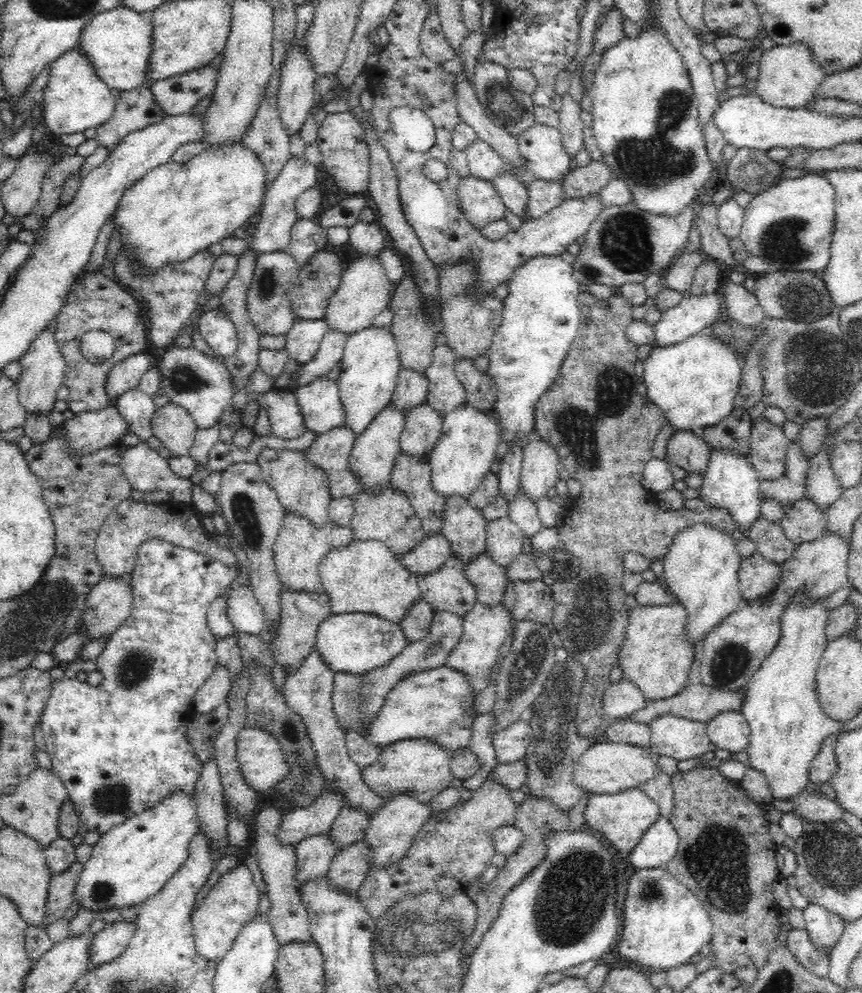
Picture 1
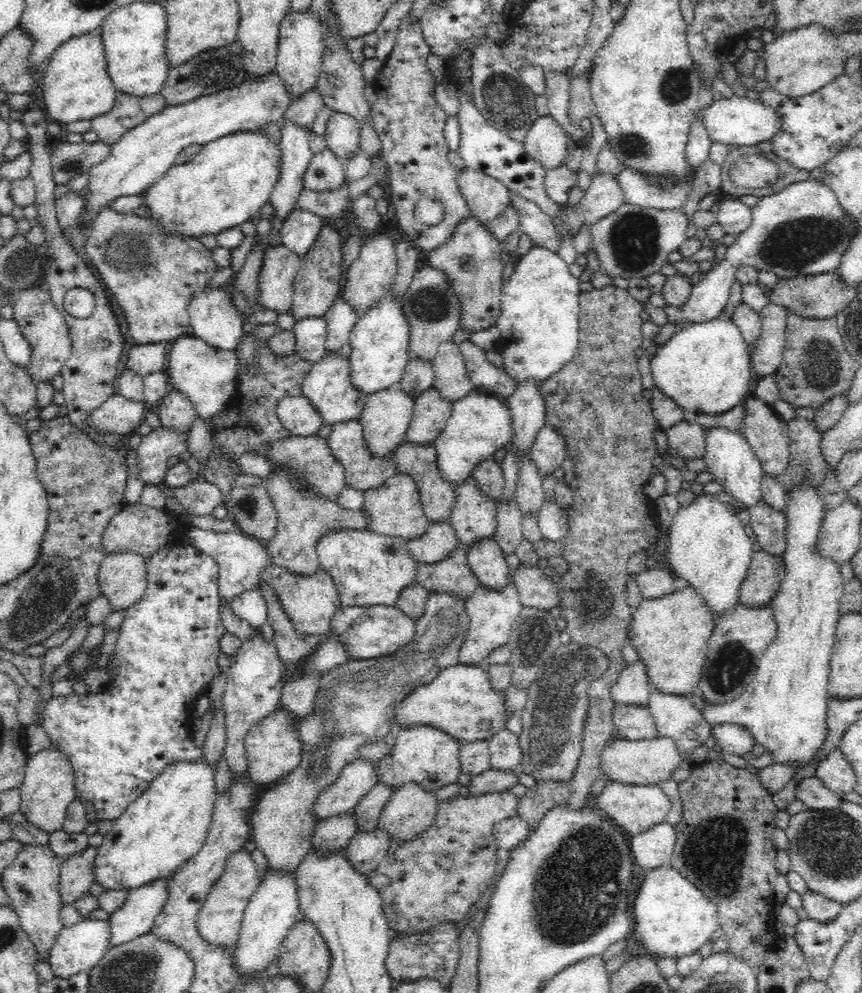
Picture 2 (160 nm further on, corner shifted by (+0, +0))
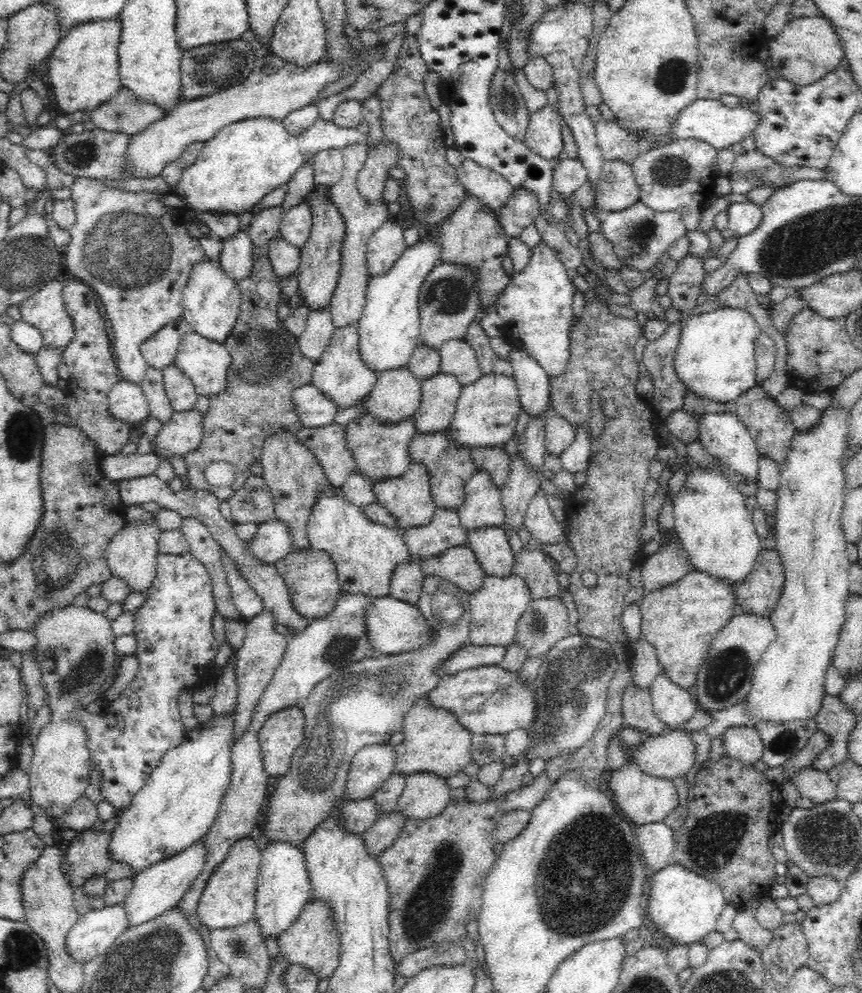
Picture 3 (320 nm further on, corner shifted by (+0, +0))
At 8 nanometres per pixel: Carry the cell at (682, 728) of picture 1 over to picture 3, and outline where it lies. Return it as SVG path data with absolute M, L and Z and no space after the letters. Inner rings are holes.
M663 668L649 688L656 717L664 722L667 730L672 727L677 731L700 709L693 690L676 685Z

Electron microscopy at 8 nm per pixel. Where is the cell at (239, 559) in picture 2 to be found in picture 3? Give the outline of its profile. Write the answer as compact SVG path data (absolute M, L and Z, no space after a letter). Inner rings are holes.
M277 517L261 523L247 547L262 562L275 564L293 550L291 528Z

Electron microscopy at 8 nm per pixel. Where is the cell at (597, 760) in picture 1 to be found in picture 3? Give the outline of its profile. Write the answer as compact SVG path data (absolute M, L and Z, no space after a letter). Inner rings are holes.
M666 731L655 737L648 736L646 742L634 750L625 750L625 754L646 774L660 778L682 777L696 762L696 745L691 735Z

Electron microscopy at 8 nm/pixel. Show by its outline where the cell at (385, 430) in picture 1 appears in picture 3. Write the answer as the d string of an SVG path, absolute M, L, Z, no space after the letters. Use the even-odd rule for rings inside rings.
M407 366L384 370L378 374L376 384L365 400L367 413L380 422L400 422L408 416L413 416L421 402L421 386L422 380L418 380Z

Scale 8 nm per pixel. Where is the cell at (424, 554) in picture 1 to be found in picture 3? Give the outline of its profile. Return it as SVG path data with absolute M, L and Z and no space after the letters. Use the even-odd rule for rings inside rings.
M438 507L428 524L410 526L402 533L411 556L429 559L452 546L466 545L469 531L461 524L457 508Z

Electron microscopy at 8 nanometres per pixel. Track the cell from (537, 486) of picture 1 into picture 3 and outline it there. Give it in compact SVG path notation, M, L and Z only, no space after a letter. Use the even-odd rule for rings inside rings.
M553 408L547 412L545 445L547 452L560 456L576 438L576 426L570 424L563 416L560 416Z

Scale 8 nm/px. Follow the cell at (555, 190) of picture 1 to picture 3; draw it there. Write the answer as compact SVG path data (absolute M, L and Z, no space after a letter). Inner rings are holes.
M565 156L556 163L553 174L553 186L562 198L574 193L586 181L587 172L583 162L578 158Z

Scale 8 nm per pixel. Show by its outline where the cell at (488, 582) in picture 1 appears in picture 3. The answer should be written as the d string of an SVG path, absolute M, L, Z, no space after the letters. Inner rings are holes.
M484 526L469 531L469 547L488 576L510 576L513 573L515 554L508 541L505 527Z

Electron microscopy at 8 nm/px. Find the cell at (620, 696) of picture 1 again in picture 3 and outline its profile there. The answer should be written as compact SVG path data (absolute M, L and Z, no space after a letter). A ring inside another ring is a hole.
M640 630L640 638L636 640L634 643L635 647L635 655L634 660L631 662L631 673L632 673L632 680L631 682L636 684L636 687L638 689L648 689L652 683L654 683L654 680L656 679L656 676L660 674L661 670L661 664L656 652L656 649L644 638L644 635L641 634Z

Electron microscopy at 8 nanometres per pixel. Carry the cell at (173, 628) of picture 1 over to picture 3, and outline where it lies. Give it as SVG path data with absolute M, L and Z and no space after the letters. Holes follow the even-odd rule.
M191 552L184 554L164 554L160 553L157 556L157 569L156 576L152 581L152 586L147 590L147 599L144 604L135 610L136 613L136 624L134 627L134 633L138 640L135 654L139 660L139 668L136 673L136 678L130 683L130 686L120 694L118 700L114 700L111 704L105 703L105 708L102 712L96 716L96 714L90 714L86 710L82 709L75 714L76 719L86 727L88 731L88 749L92 753L92 763L96 767L102 770L102 789L101 795L108 801L111 802L117 809L126 809L127 806L132 802L135 794L146 784L146 781L150 778L152 771L156 769L162 758L167 754L168 750L174 749L182 743L185 735L185 728L180 721L179 708L178 708L178 696L181 689L187 689L194 684L198 684L202 680L202 676L208 672L208 668L212 667L214 657L218 654L218 647L221 643L214 637L212 633L212 618L214 618L215 600L213 599L213 588L205 564L200 562Z

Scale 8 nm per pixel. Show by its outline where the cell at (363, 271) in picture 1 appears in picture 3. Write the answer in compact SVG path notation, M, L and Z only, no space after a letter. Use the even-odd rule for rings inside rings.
M389 219L371 235L367 245L367 266L370 277L388 273L406 250L403 227Z

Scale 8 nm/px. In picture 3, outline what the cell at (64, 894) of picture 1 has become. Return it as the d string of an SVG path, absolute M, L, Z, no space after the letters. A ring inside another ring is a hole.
M100 825L76 832L78 832L78 836L71 839L65 859L68 864L69 883L72 886L83 886L84 882L88 878L92 878L94 874L105 874L113 863L108 850L112 832L104 832Z

